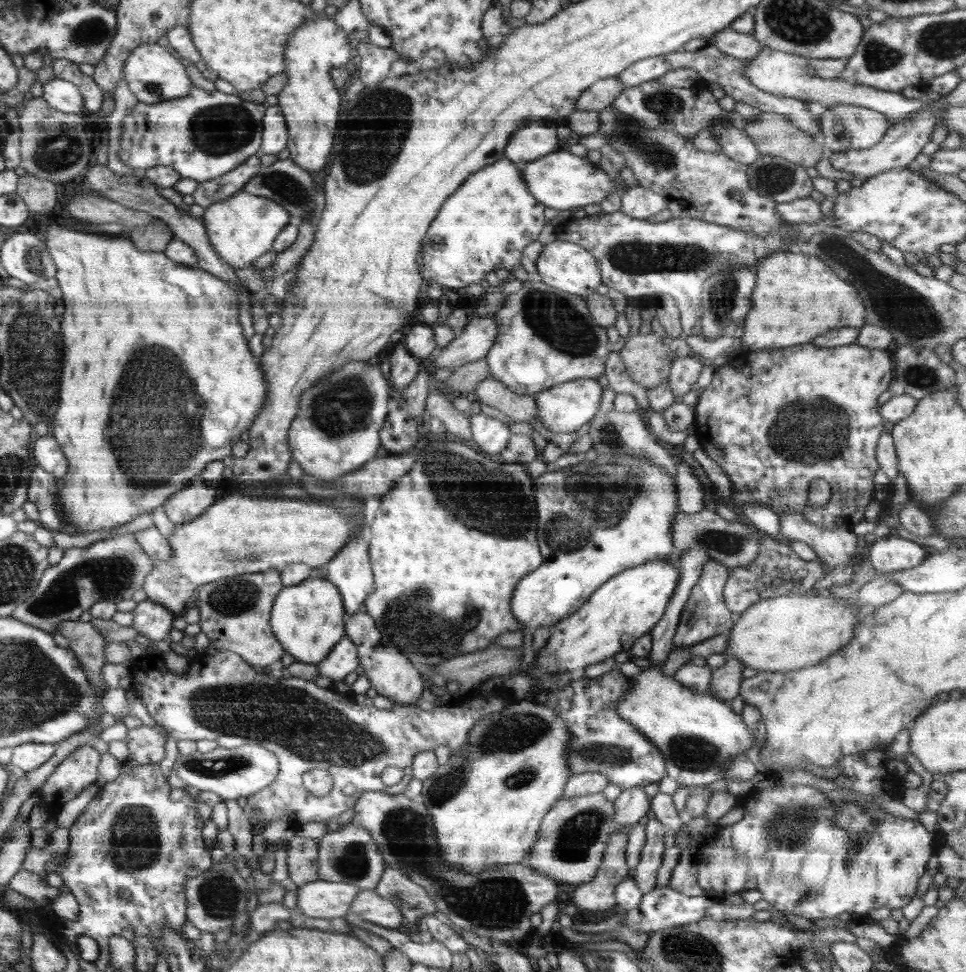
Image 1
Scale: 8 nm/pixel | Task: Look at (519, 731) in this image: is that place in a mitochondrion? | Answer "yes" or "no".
yes

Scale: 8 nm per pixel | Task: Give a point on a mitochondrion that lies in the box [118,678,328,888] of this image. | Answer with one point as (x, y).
(211, 767)

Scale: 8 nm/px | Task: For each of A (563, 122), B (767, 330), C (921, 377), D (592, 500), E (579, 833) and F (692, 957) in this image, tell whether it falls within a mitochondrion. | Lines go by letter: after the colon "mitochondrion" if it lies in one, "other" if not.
A: other
B: other
C: mitochondrion
D: mitochondrion
E: mitochondrion
F: mitochondrion

